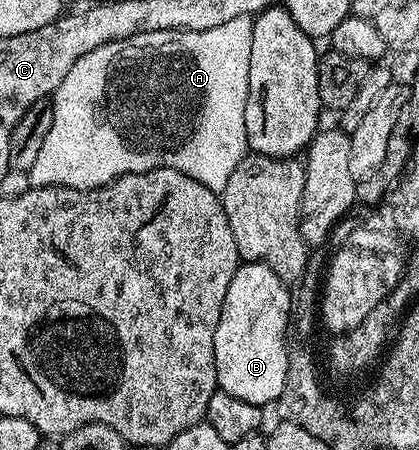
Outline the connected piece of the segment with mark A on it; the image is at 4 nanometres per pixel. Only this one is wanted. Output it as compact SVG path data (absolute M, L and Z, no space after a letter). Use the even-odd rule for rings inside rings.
M248 16L232 18L232 22L224 22L224 26L212 26L212 30L196 30L195 32L181 32L181 30L156 30L148 34L136 34L123 40L113 40L88 54L84 54L64 74L64 82L55 90L52 103L52 126L48 135L44 137L44 146L40 146L40 154L36 162L30 167L30 182L33 187L47 188L53 184L60 188L75 188L81 192L87 192L90 188L103 188L105 184L111 184L119 180L121 176L147 172L153 168L175 168L188 178L196 178L208 190L219 194L228 186L228 177L232 170L240 166L240 162L248 155L246 143L246 131L244 130L244 110L248 102L248 62L252 62L252 26L253 19Z

